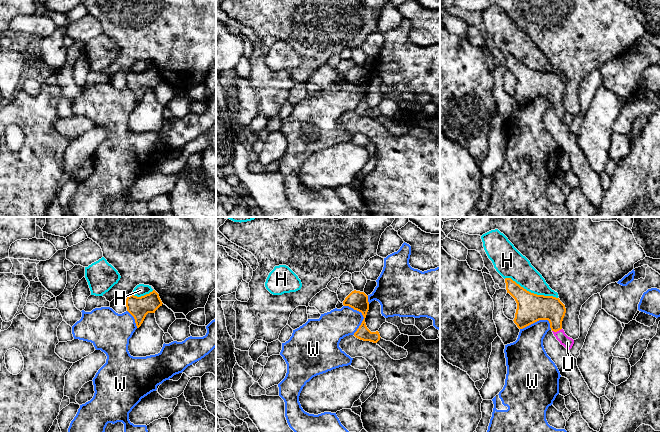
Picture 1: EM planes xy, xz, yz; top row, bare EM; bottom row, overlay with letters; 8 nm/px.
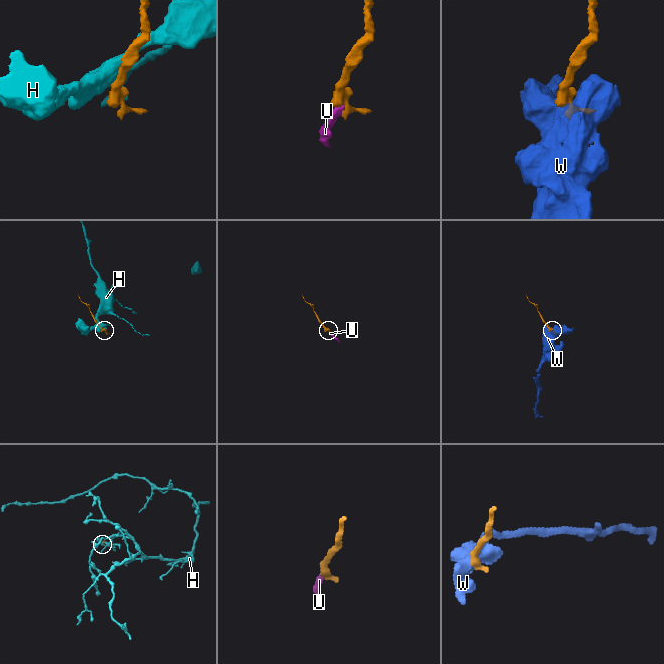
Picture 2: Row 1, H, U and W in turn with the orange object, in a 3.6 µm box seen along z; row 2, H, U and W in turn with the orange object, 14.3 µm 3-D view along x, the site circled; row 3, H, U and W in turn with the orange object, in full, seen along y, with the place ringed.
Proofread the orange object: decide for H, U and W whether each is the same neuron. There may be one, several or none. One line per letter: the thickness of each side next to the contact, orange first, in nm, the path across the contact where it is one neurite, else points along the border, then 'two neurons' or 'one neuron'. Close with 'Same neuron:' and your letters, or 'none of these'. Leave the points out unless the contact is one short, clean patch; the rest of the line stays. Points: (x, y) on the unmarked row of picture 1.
H: 220/200 nm | two neurons
U: 200/90 nm | across yz (536, 83), (555, 98), (556, 107), (567, 118) | one neuron
W: 150/240 nm | along xz (344, 81), (358, 86), (363, 93), (361, 100), (353, 110) | two neurons
Same neuron: U

